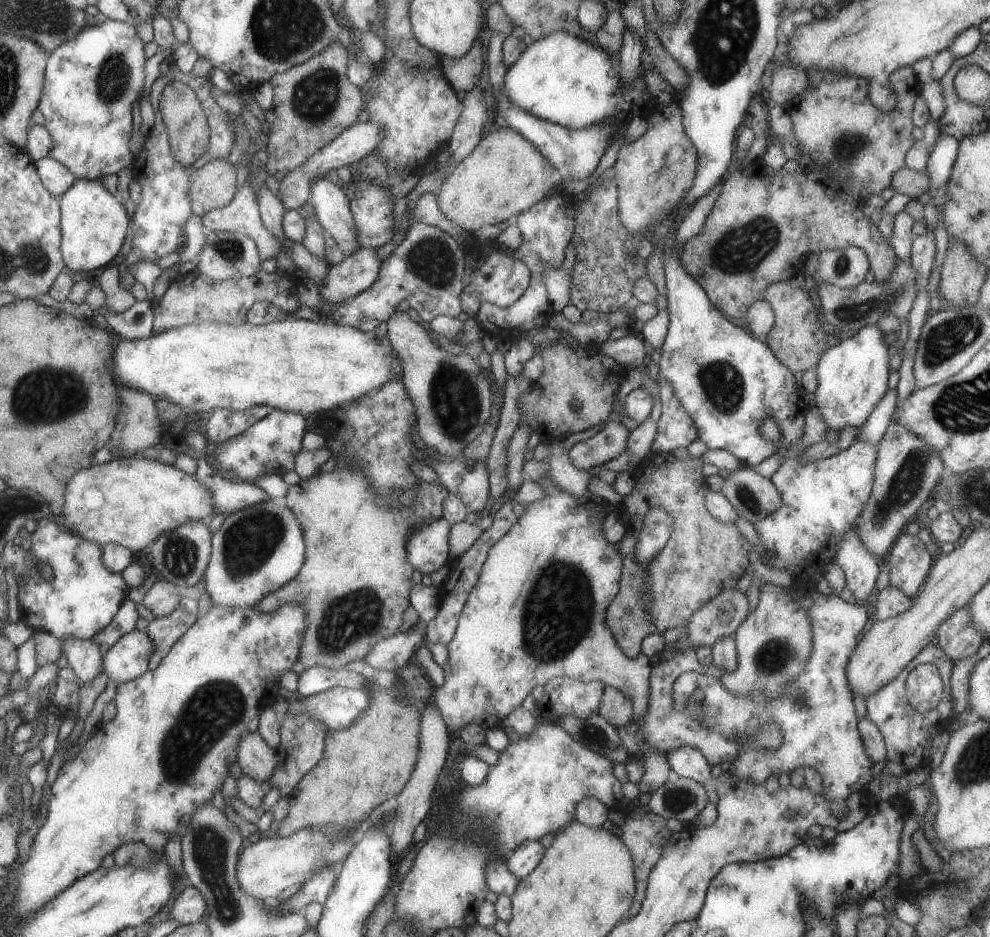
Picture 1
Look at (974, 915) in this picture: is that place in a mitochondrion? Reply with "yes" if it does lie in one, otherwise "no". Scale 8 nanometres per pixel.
no

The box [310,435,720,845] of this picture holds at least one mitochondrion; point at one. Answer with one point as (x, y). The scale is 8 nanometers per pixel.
(560, 609)

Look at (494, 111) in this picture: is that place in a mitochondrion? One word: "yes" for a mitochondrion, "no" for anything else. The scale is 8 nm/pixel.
no

